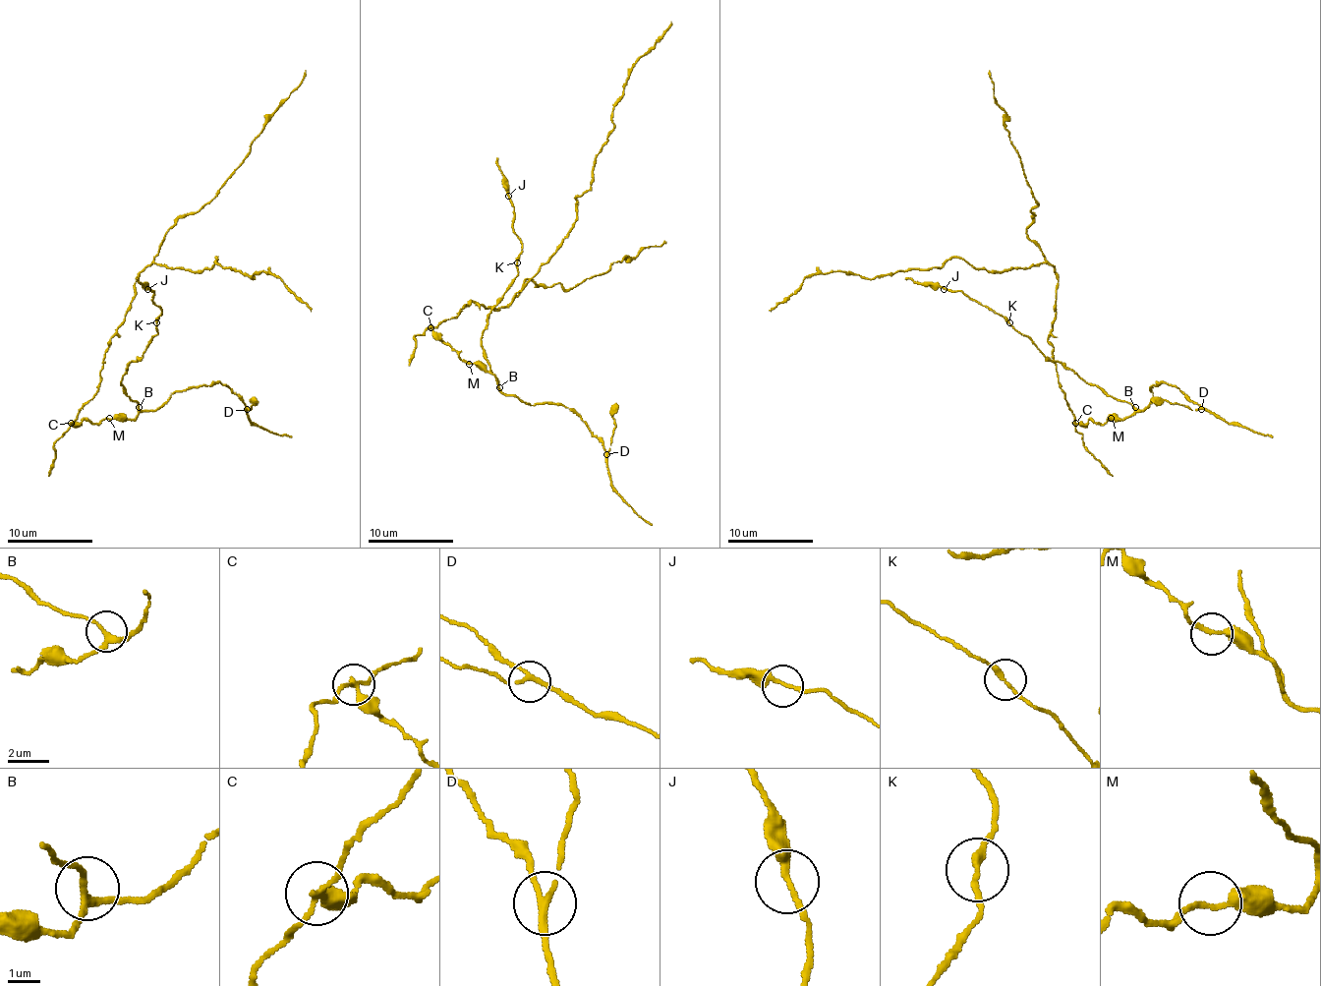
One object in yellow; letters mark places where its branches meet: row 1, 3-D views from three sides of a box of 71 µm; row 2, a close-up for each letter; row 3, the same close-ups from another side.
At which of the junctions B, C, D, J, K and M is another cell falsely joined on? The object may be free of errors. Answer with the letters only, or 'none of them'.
C

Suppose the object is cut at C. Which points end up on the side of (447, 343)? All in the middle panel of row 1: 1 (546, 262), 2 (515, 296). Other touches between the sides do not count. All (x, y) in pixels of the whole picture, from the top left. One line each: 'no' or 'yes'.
1: no
2: no

